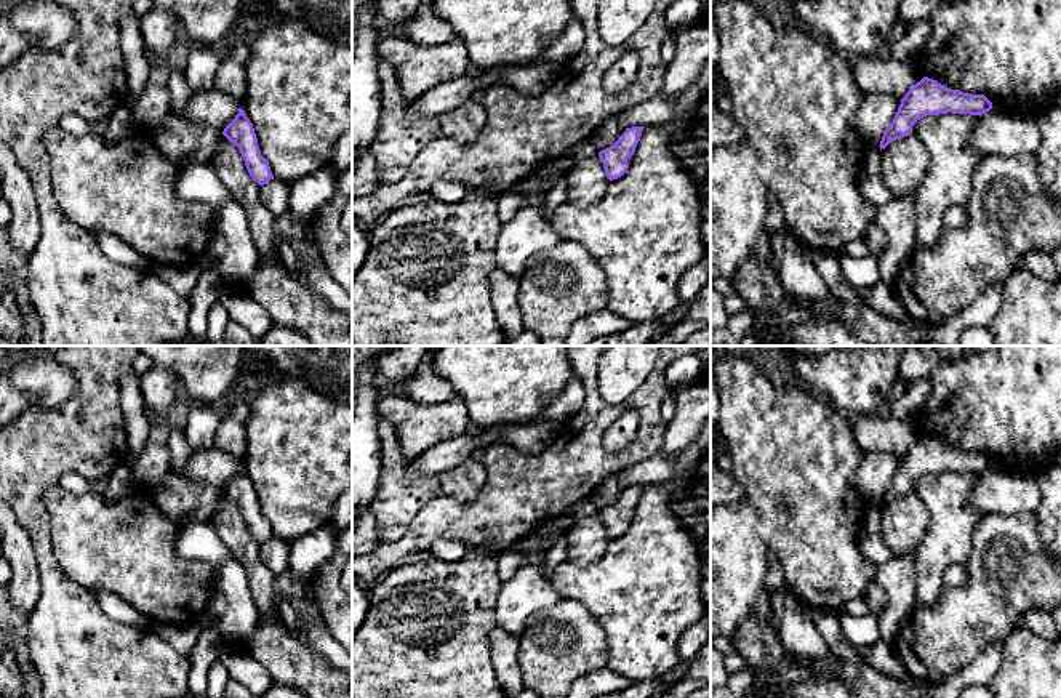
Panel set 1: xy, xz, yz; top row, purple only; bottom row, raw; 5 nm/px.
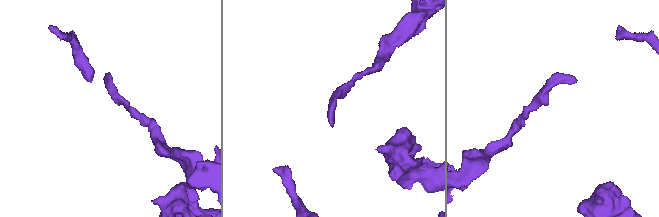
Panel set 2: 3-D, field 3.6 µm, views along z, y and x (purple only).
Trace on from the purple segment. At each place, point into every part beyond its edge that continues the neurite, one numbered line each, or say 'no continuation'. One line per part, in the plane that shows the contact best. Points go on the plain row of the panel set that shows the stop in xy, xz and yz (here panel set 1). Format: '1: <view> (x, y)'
no continuation

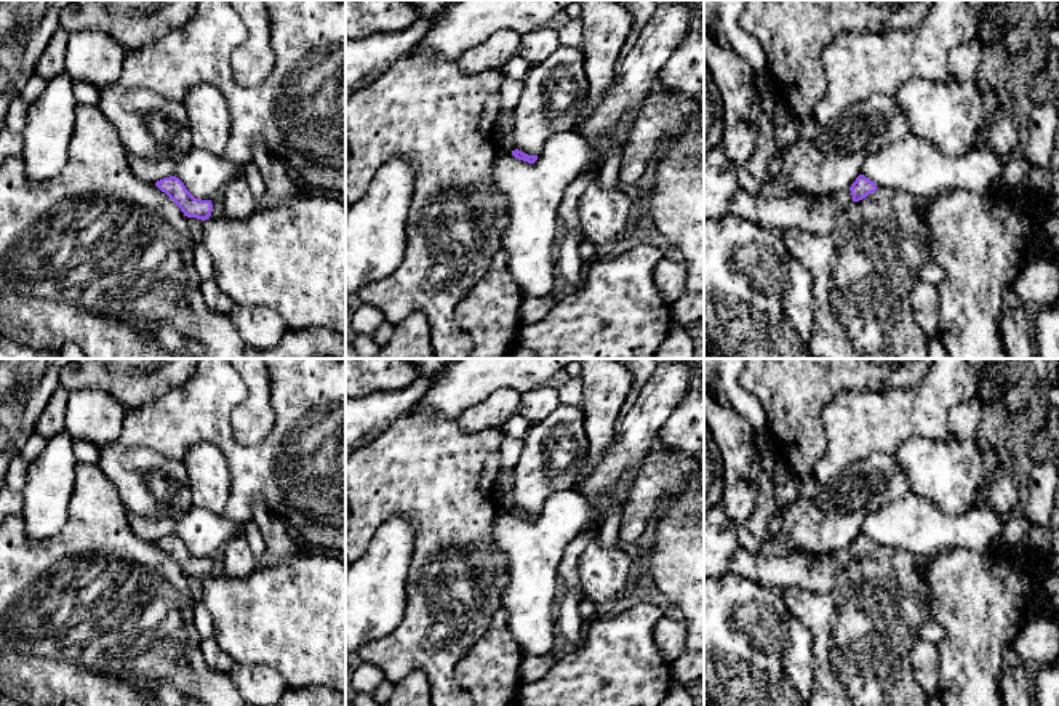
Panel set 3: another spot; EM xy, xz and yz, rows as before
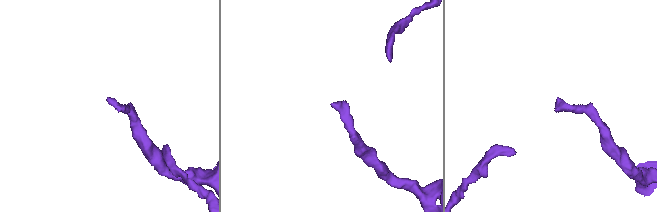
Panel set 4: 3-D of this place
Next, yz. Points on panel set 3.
1: yz (819, 573)

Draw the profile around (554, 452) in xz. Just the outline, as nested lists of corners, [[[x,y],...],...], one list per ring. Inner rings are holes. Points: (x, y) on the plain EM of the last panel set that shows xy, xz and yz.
[[[560,405],[533,424],[523,439],[523,451],[514,469],[515,506],[539,514],[553,493],[574,488],[587,456],[582,408]]]

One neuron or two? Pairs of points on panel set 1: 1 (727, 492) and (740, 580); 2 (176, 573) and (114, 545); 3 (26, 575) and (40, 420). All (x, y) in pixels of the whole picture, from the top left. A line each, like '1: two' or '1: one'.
1: two
2: one
3: two

